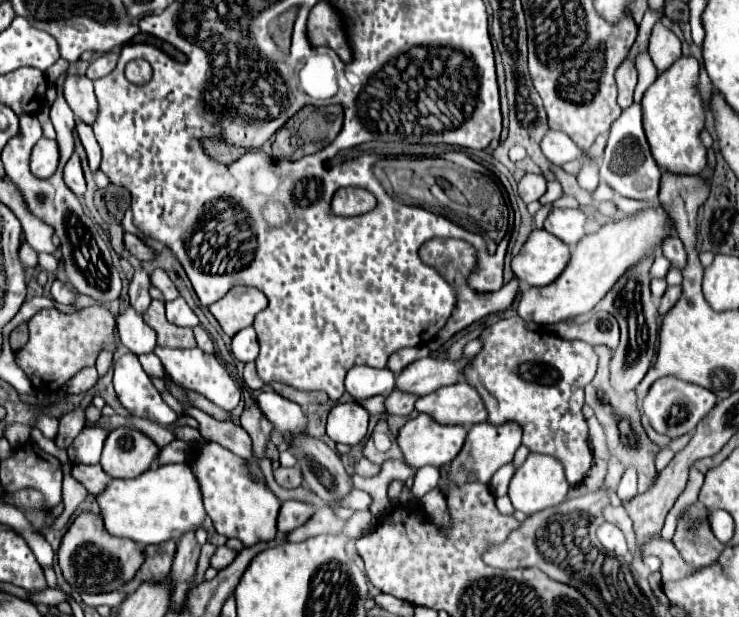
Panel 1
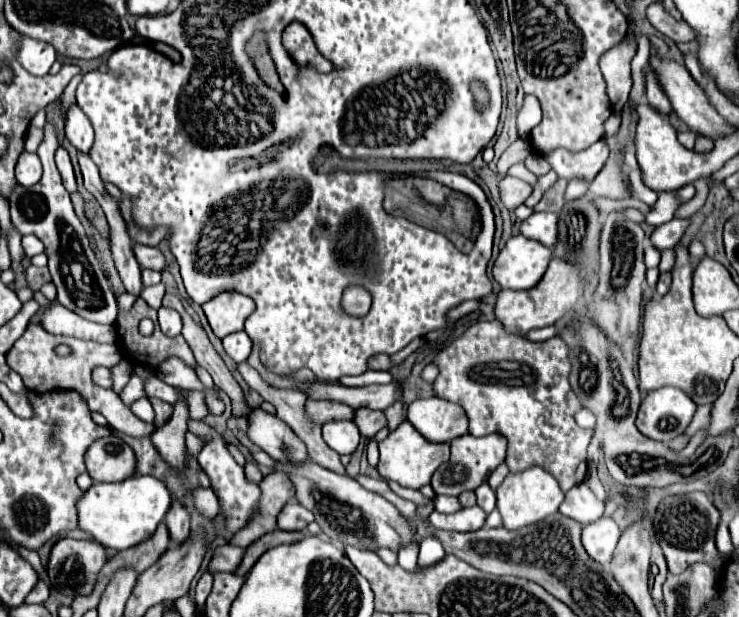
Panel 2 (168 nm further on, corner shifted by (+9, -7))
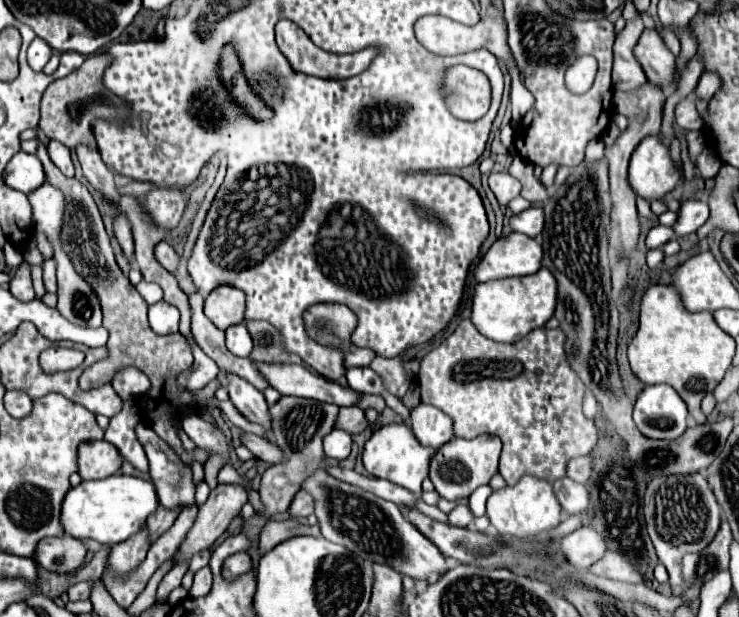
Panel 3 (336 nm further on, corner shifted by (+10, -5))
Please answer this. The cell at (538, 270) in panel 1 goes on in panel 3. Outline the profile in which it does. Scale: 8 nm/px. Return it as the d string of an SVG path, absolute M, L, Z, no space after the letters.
M518 232L498 238L488 252L474 266L474 278L478 282L510 276L528 276L540 270L542 248L540 244Z

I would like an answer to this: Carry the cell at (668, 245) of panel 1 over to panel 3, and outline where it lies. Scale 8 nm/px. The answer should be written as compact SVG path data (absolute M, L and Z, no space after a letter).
M686 200L678 212L678 222L674 224L676 236L696 232L708 220L708 202L706 200Z

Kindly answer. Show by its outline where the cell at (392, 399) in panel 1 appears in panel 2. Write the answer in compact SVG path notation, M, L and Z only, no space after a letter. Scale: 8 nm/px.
M359 408L355 412L355 424L359 426L361 434L367 438L373 438L381 428L387 426L387 418L383 410L371 410L371 408Z

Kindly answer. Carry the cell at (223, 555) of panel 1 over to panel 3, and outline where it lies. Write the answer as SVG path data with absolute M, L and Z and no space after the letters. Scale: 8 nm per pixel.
M240 552L240 554L226 558L226 562L222 566L222 576L224 576L224 580L234 580L236 576L248 574L250 570L252 570L252 558L246 552Z

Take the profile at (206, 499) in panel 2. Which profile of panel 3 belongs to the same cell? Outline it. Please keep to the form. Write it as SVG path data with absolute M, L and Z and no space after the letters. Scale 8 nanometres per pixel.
M219 454L212 455L204 464L204 480L211 490L218 485L217 475L224 464L224 460Z

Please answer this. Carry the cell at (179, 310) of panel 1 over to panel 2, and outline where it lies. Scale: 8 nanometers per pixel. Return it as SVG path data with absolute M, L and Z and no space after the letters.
M159 308L159 326L161 326L161 332L167 334L167 336L177 336L181 334L181 328L183 328L183 318L177 310L173 308Z

